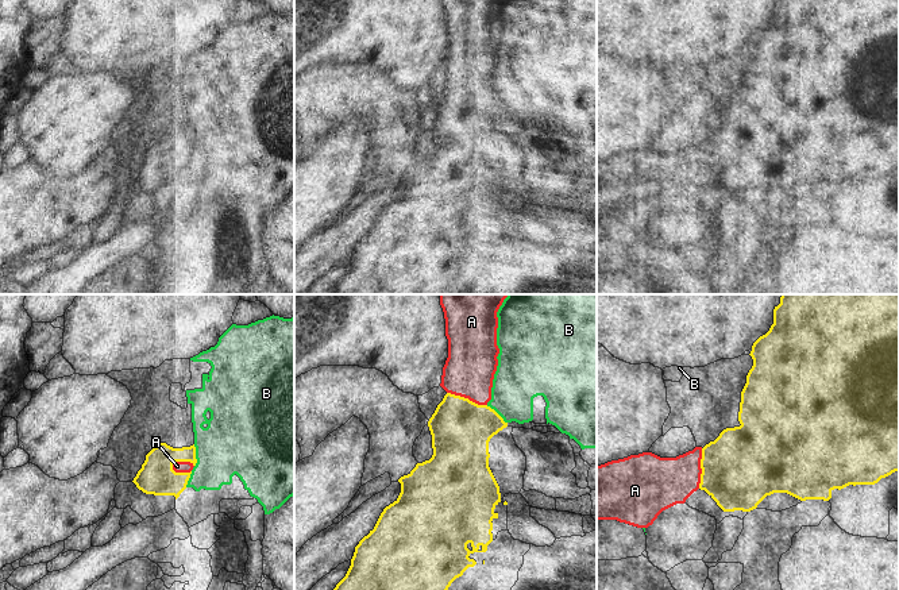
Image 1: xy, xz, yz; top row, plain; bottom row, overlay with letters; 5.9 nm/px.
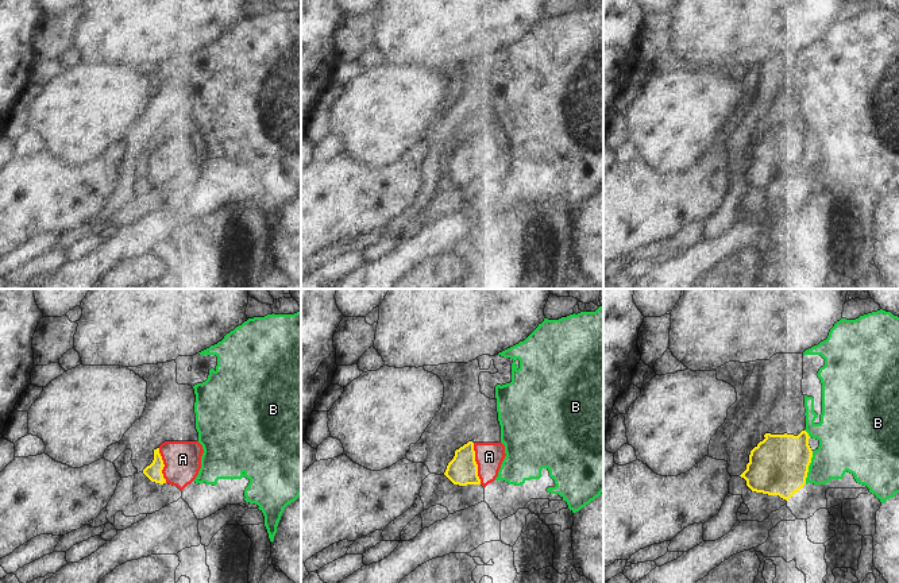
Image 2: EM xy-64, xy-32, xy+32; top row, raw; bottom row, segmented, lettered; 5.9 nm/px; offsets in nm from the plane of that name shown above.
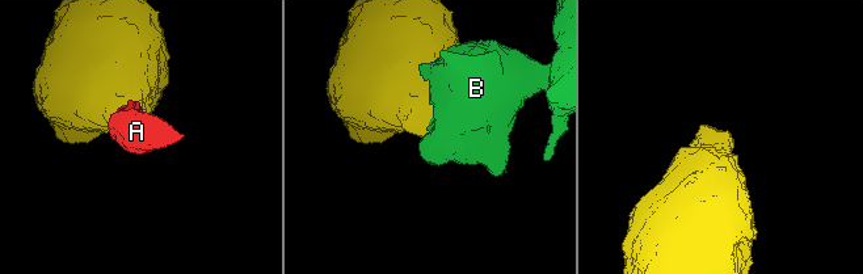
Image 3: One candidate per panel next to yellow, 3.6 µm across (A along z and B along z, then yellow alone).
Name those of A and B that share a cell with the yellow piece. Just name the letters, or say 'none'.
A

